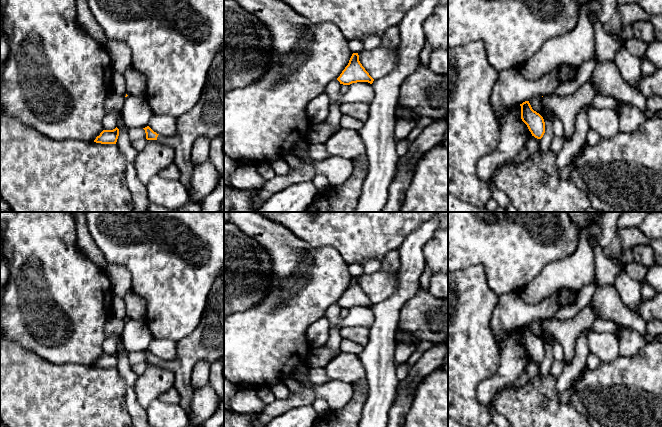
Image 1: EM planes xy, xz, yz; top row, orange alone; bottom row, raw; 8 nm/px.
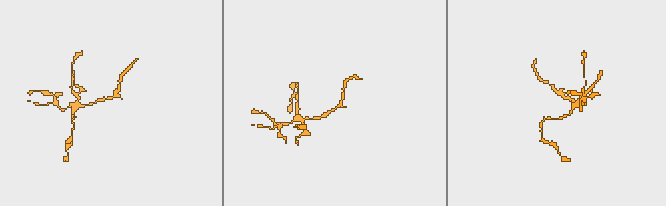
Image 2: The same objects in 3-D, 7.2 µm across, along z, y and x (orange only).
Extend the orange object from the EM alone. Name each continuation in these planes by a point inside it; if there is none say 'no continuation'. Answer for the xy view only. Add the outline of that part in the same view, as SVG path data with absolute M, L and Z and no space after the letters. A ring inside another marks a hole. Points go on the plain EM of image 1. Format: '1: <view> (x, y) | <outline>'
1: xy (206, 343) | M224 270L214 281L208 301L197 328L176 343L177 355L171 360L158 359L157 366L170 370L175 375L174 387L181 396L180 406L189 413L194 390L191 385L193 367L201 361L209 364L224 358Z

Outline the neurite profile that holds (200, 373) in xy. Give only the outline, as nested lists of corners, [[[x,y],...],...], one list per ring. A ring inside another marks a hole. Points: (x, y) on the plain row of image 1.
[[[204,361],[198,362],[192,369],[191,385],[195,390],[210,382],[210,364]]]

